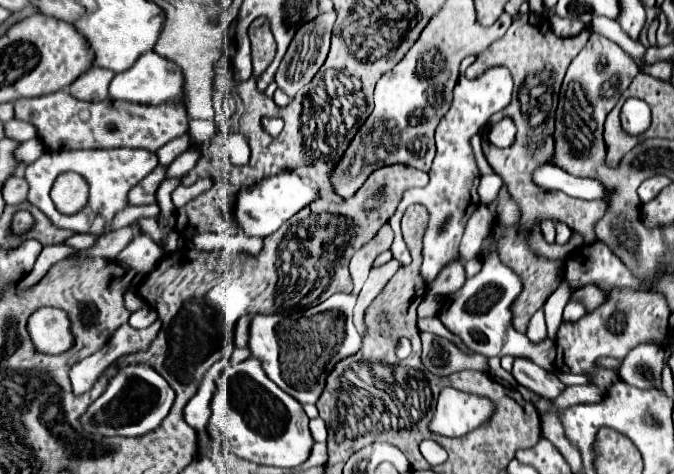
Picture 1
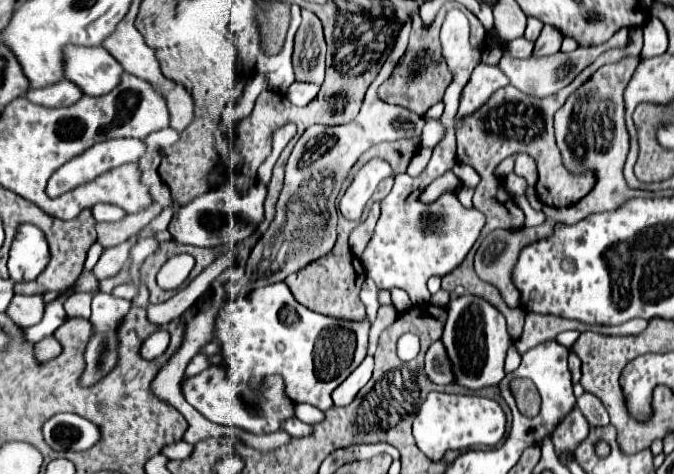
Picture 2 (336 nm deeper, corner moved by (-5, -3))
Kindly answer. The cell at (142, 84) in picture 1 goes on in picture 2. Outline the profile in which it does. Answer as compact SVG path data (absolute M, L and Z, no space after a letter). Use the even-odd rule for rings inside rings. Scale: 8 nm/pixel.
M67 47L65 77L77 83L85 95L105 95L121 83L123 65L103 47Z

